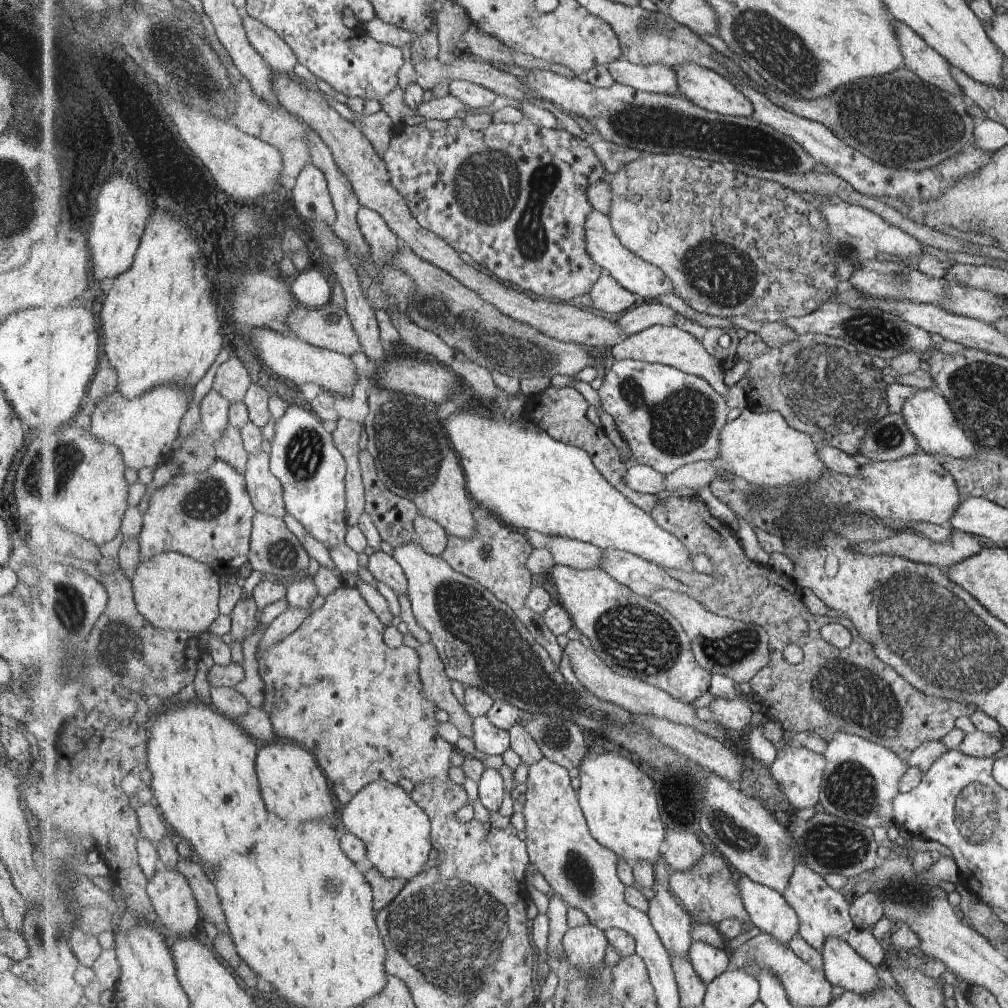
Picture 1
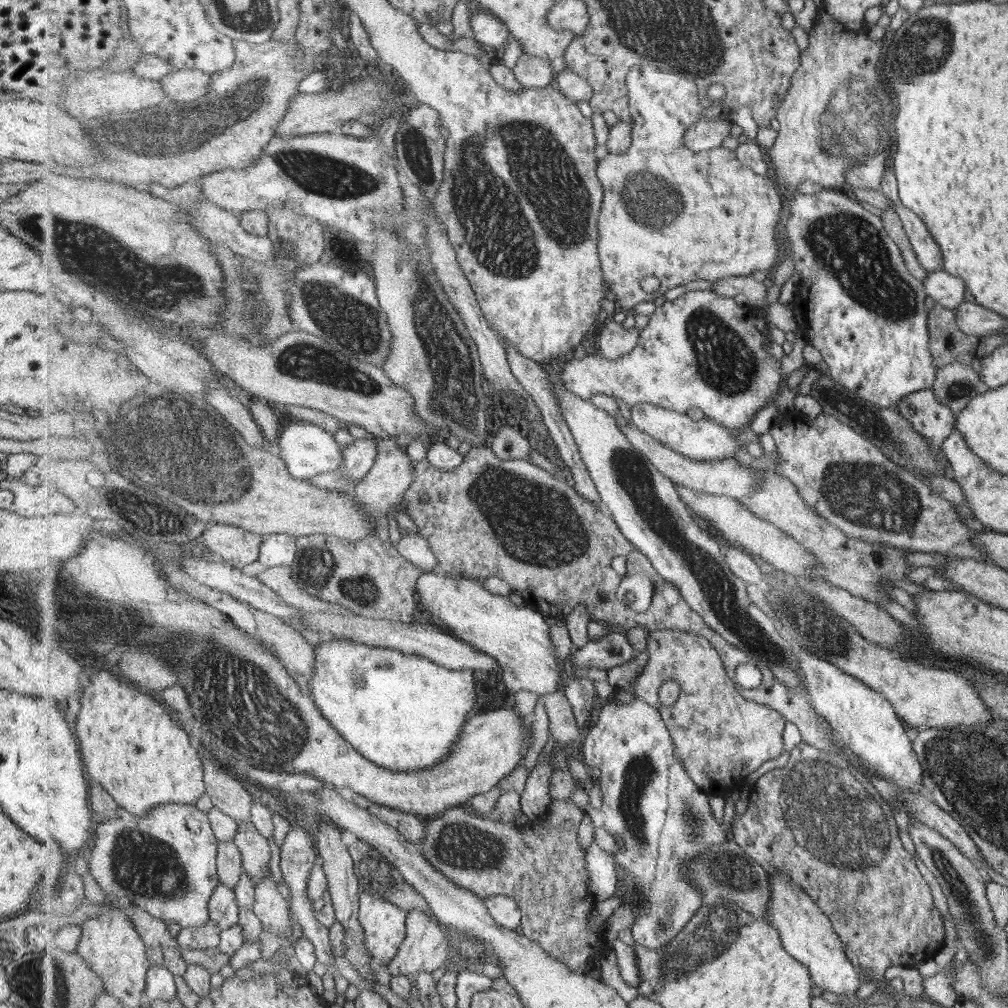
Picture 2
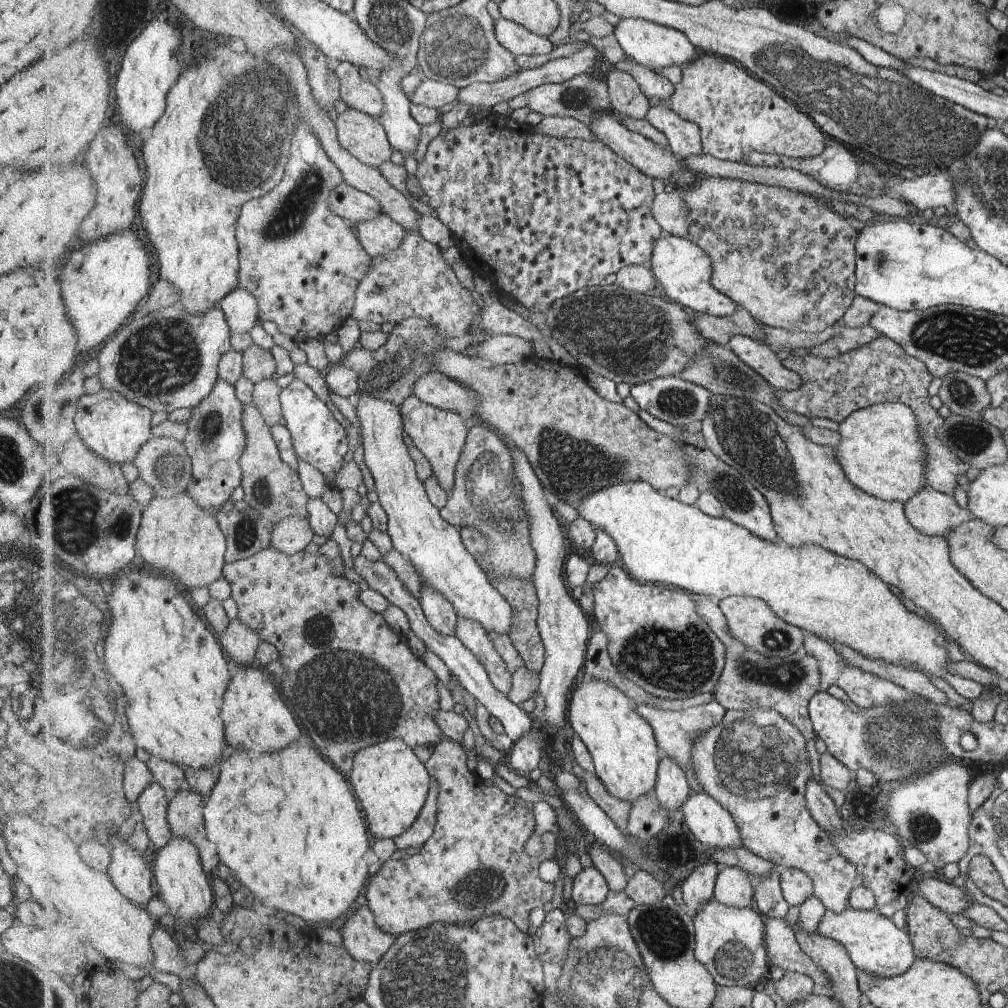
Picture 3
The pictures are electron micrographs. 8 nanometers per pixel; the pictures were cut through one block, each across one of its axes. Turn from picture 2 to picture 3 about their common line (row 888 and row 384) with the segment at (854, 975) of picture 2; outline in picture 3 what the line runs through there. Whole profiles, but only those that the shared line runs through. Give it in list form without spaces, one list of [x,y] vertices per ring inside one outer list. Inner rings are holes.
[[[735,335],[728,346],[743,362],[764,376],[777,390],[794,391],[801,388],[802,376],[787,368],[766,342],[745,335]]]

